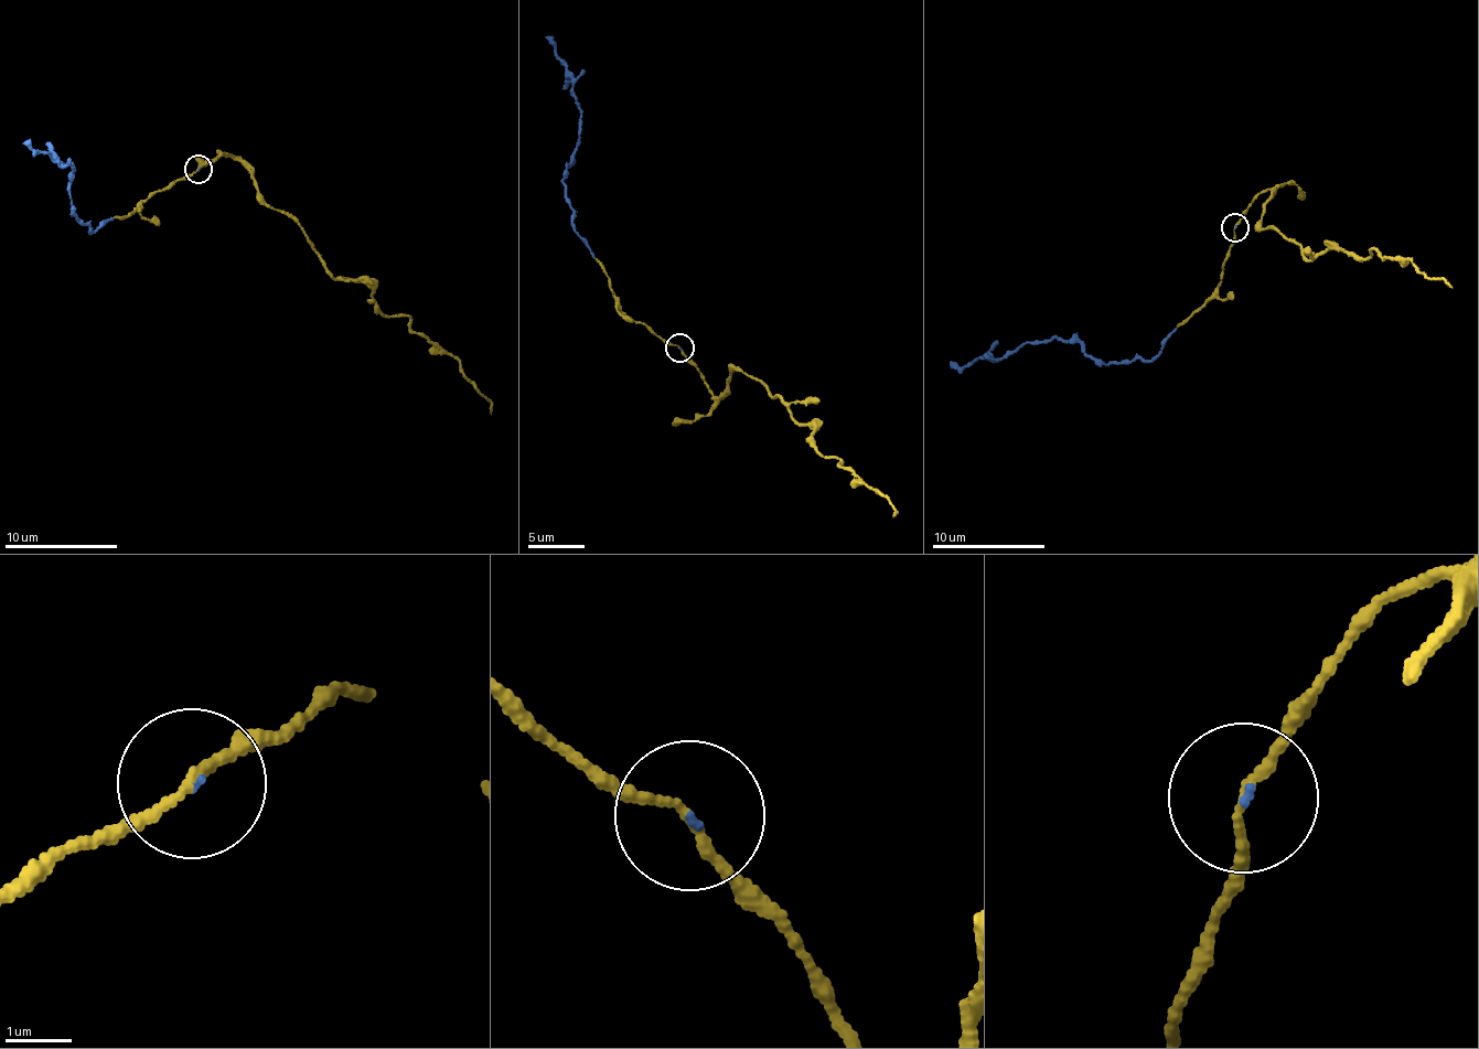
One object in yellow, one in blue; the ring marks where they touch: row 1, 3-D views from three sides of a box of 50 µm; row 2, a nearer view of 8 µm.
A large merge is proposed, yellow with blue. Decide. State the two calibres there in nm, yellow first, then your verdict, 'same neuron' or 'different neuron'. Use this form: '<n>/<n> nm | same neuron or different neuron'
130/50 nm | same neuron

